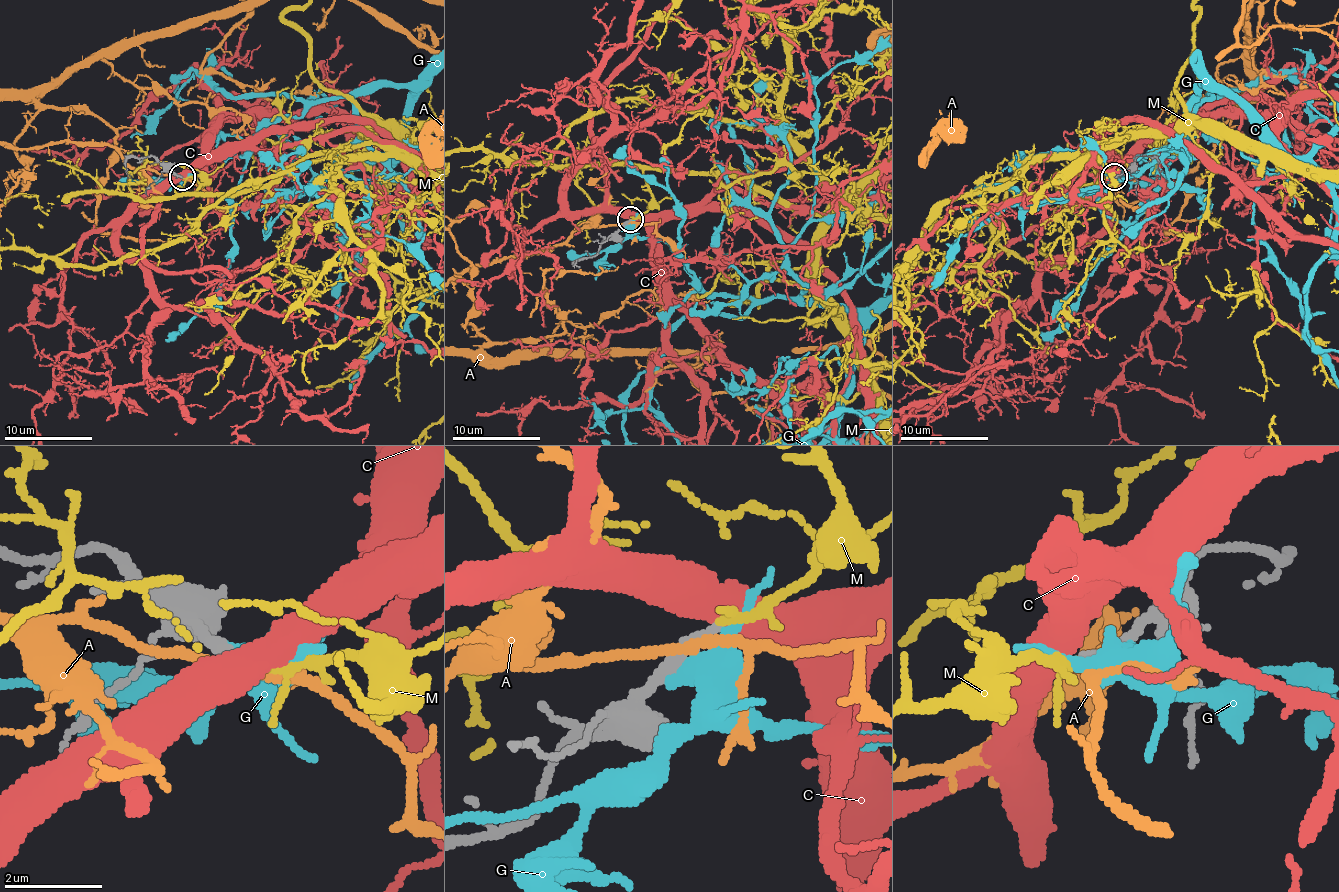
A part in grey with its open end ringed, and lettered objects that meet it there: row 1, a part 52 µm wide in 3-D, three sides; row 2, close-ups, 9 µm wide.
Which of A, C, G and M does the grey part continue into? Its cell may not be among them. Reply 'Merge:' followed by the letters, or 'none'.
Merge: M

